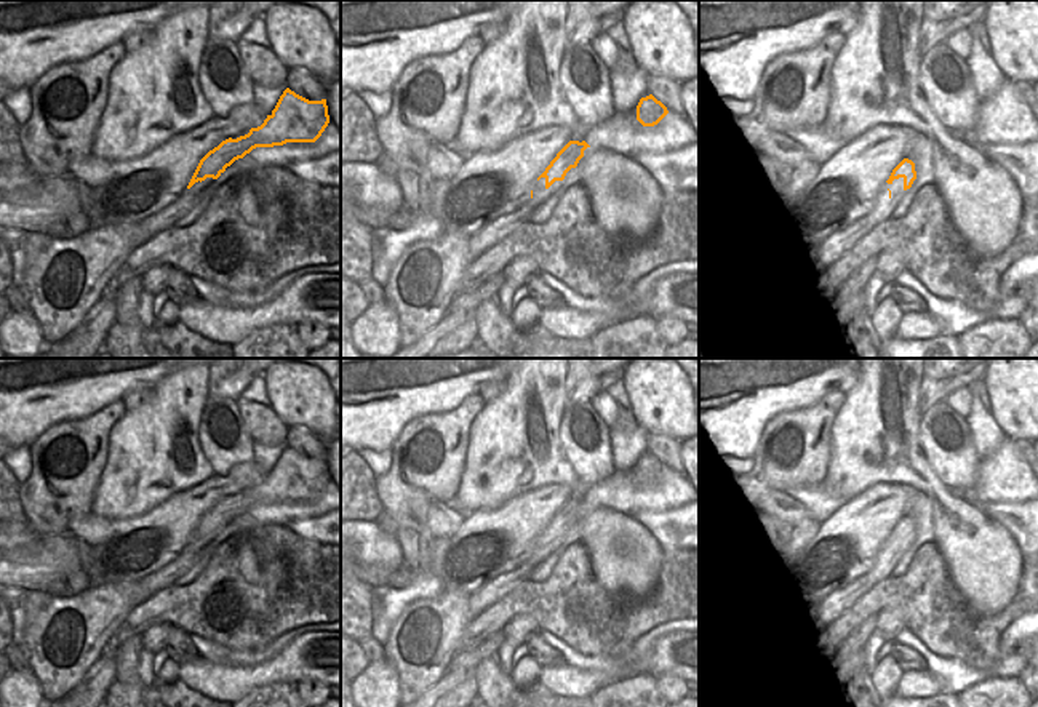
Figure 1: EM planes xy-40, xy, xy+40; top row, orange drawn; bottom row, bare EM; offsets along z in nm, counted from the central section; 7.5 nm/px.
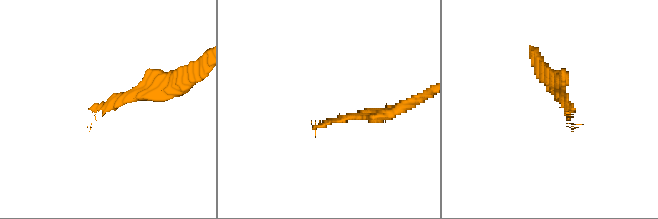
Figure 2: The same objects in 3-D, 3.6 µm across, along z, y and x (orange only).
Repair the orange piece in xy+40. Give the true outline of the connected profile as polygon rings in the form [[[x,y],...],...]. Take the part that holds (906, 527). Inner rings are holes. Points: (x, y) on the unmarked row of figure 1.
[[[904,517],[891,531],[889,537],[881,544],[878,549],[875,558],[873,558],[873,566],[868,574],[876,571],[883,561],[891,560],[891,549],[889,544],[892,542],[894,537],[904,537],[904,549],[910,547],[913,539],[916,537],[916,529],[915,529],[915,521],[908,517]]]

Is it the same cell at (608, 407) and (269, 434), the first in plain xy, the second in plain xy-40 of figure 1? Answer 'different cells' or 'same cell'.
same cell

